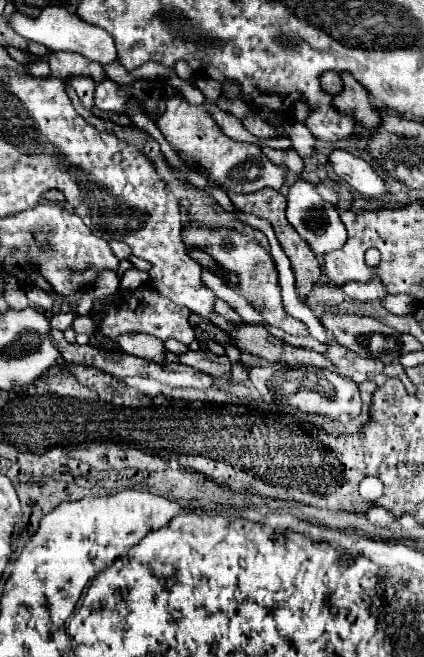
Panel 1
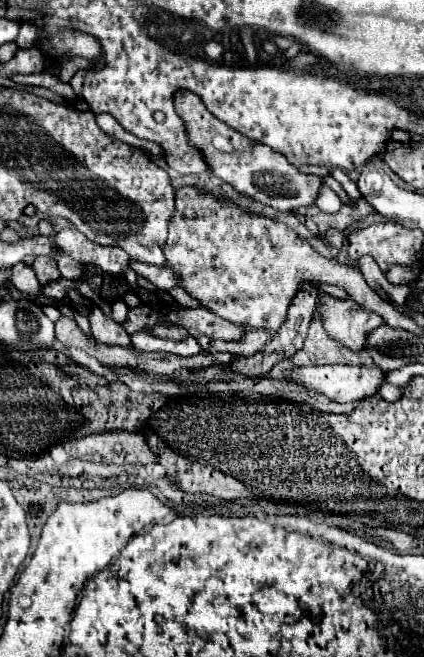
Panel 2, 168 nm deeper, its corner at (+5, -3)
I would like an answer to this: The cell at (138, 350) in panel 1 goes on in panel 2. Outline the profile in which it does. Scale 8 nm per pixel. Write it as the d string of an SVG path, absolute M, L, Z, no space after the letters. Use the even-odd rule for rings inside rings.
M95 308L89 314L91 324L91 336L101 344L117 344L117 346L131 346L129 334L123 326L119 326L115 320L103 316L101 308Z

